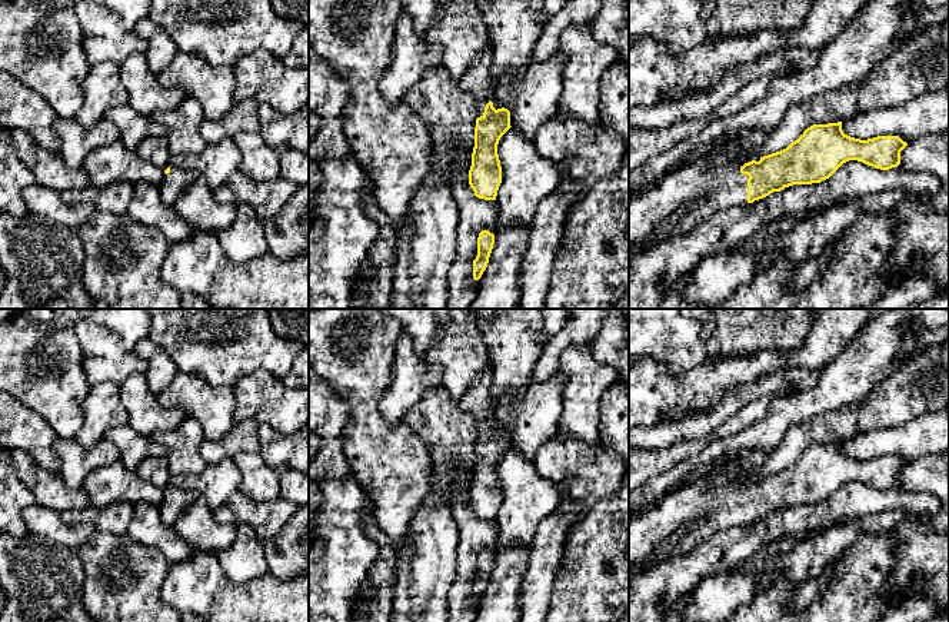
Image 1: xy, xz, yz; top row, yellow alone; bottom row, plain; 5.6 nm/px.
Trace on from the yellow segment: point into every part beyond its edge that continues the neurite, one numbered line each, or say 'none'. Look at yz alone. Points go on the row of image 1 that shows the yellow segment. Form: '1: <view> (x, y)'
1: yz (722, 186)

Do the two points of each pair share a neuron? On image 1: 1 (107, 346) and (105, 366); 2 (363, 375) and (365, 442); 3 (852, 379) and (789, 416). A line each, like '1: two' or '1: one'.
1: one
2: one
3: one

